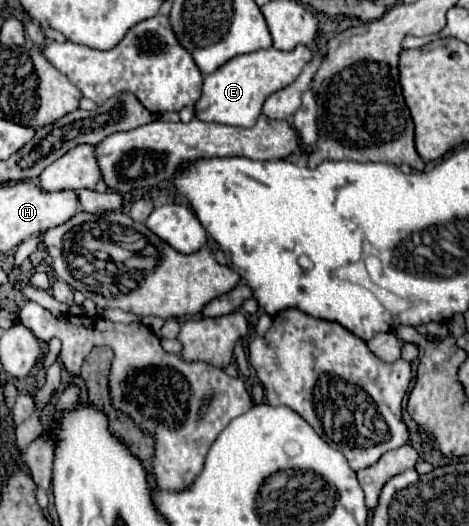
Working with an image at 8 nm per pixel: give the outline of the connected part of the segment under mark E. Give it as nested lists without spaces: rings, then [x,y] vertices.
[[[297,46],[291,52],[281,52],[275,48],[257,50],[241,54],[225,62],[215,72],[203,76],[201,96],[195,102],[195,118],[203,122],[217,122],[229,126],[253,126],[261,114],[263,102],[273,92],[289,86],[303,70],[303,64],[311,60],[311,50],[307,46]]]

